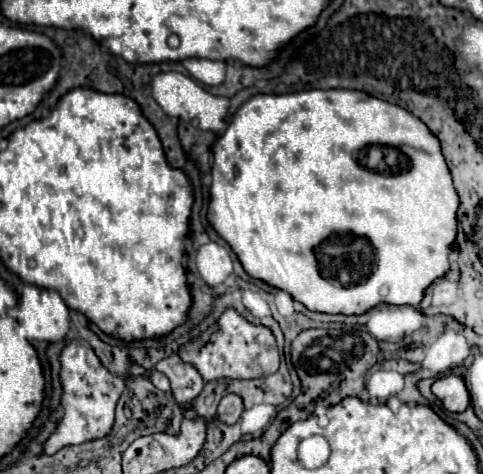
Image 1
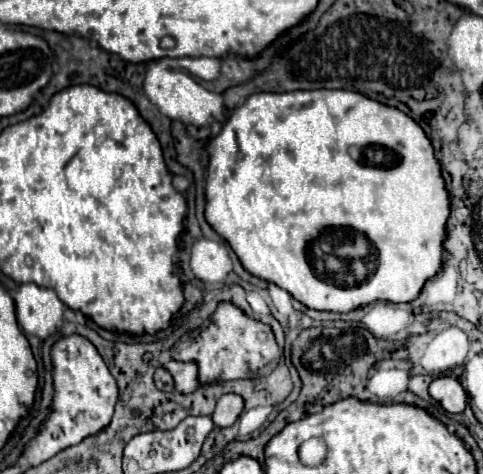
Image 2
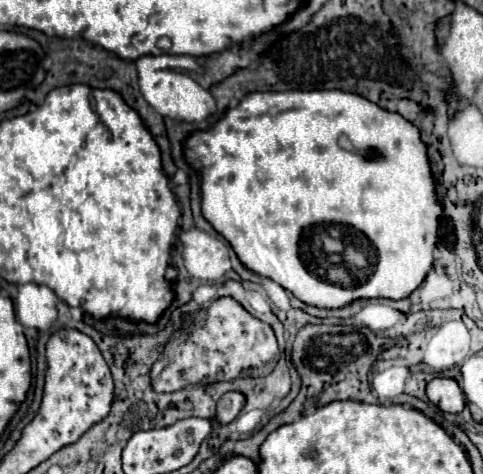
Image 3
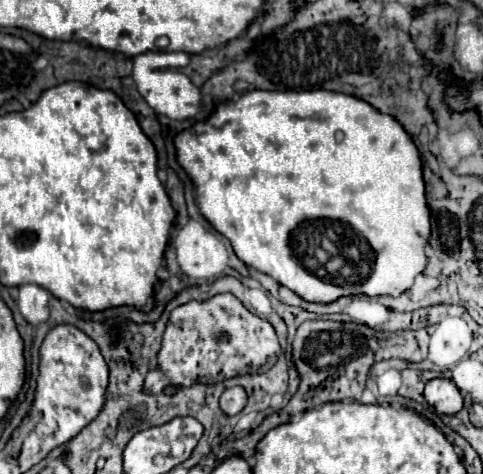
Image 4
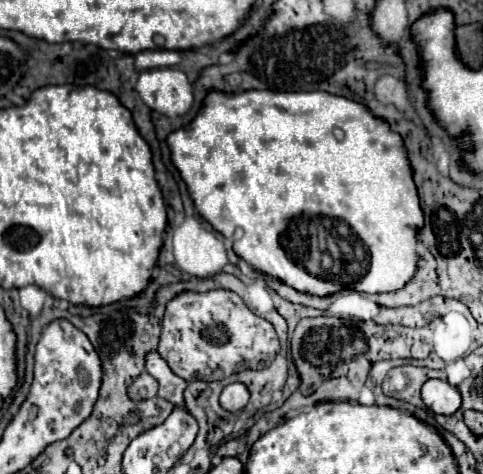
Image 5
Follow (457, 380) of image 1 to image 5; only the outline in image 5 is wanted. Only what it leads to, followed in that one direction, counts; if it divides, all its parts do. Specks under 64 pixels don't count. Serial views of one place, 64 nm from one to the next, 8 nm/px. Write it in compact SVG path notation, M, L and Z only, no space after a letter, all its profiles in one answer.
M428 380L422 386L422 400L434 414L450 416L462 406L458 388L448 384L448 380Z

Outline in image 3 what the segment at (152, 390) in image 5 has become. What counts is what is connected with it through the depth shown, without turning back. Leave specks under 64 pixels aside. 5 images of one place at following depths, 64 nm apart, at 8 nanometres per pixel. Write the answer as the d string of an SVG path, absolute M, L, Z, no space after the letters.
M218 298L212 302L212 306L208 310L202 310L198 314L186 318L184 328L178 330L166 344L164 348L164 358L158 360L152 366L152 388L156 392L174 392L180 390L184 386L190 384L214 384L214 382L222 382L222 380L236 380L236 378L260 378L260 376L268 376L274 366L278 364L280 358L280 350L276 344L276 336L272 332L272 328L268 324L264 324L262 320L250 316L234 298Z

